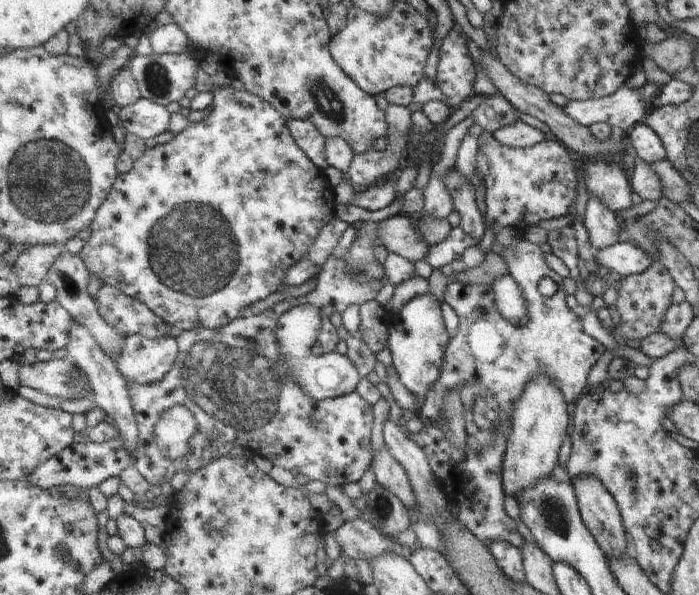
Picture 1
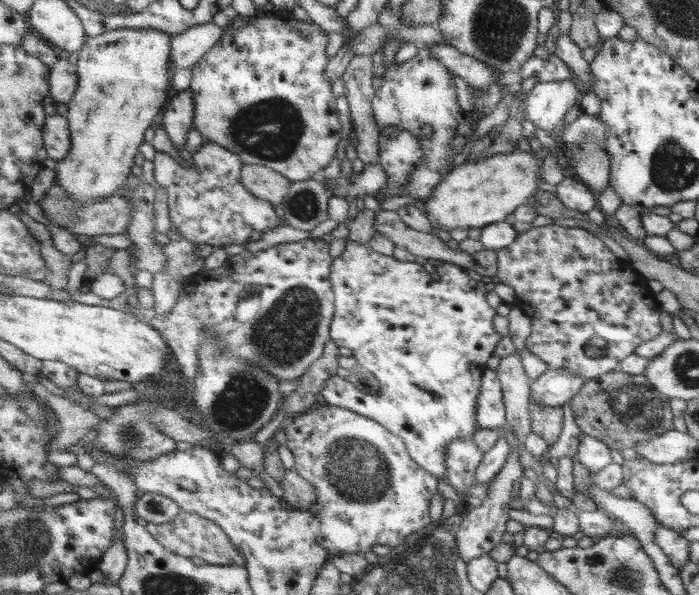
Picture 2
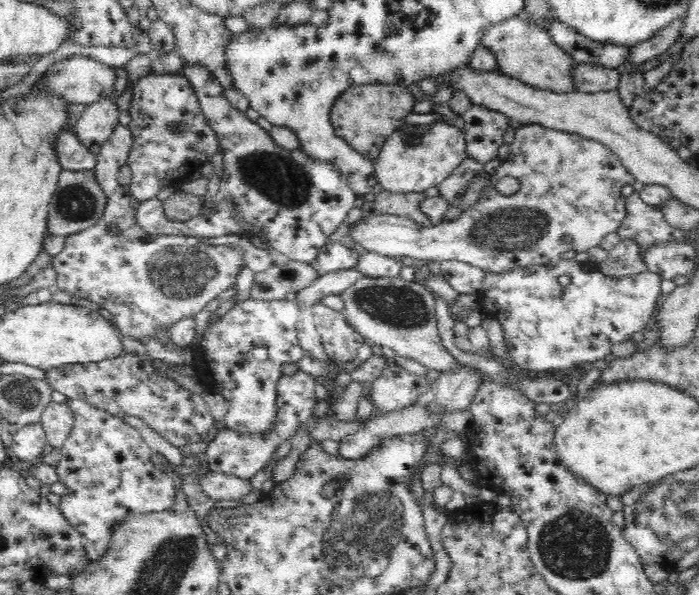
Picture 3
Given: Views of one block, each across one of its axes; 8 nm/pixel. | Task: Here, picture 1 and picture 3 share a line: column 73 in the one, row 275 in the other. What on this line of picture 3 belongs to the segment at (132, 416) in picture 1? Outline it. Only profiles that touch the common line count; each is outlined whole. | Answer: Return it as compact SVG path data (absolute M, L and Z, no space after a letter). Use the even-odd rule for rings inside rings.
M356 267L348 270L339 270L330 272L324 276L319 276L306 288L298 290L295 300L254 300L252 297L245 301L236 302L222 316L218 316L216 320L210 317L210 324L200 342L200 354L198 362L204 364L196 364L196 372L200 383L207 388L210 393L222 395L230 405L228 414L226 414L224 425L228 429L232 429L240 434L262 435L266 436L275 428L275 422L278 420L278 382L282 376L282 366L286 362L298 362L303 358L302 348L296 334L296 324L298 324L298 314L302 308L313 308L324 296L328 294L340 294L349 286L352 286L359 278L360 272Z

